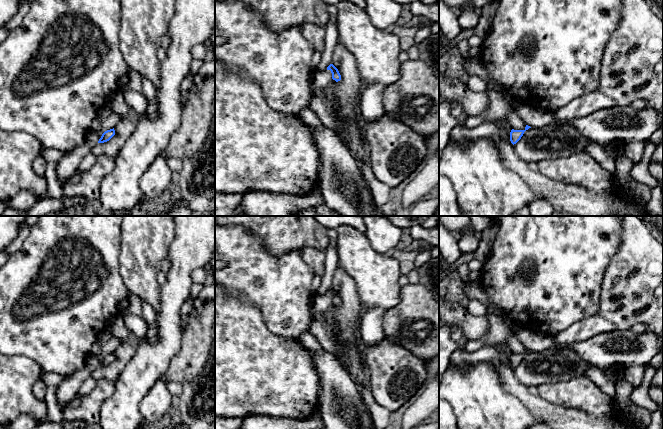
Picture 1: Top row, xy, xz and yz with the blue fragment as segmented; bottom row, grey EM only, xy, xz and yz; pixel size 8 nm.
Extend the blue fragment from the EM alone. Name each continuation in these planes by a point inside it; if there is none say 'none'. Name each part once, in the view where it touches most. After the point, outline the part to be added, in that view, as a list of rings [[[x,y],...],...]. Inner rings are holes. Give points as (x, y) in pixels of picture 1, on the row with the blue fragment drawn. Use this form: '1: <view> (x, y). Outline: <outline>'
none

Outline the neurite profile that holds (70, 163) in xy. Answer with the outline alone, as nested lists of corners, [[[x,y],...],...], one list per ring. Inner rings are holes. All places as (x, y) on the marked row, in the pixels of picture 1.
[[[112,111],[110,116],[101,119],[101,127],[99,130],[90,129],[85,142],[73,151],[67,153],[59,161],[57,171],[59,184],[63,185],[64,180],[78,170],[82,160],[91,152],[92,148],[98,144],[102,134],[107,130],[113,129],[120,119],[120,115]]]

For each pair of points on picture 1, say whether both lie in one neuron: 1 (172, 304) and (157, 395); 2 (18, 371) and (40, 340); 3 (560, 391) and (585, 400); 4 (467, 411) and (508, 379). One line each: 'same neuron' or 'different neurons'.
1: different neurons
2: different neurons
3: same neuron
4: different neurons

